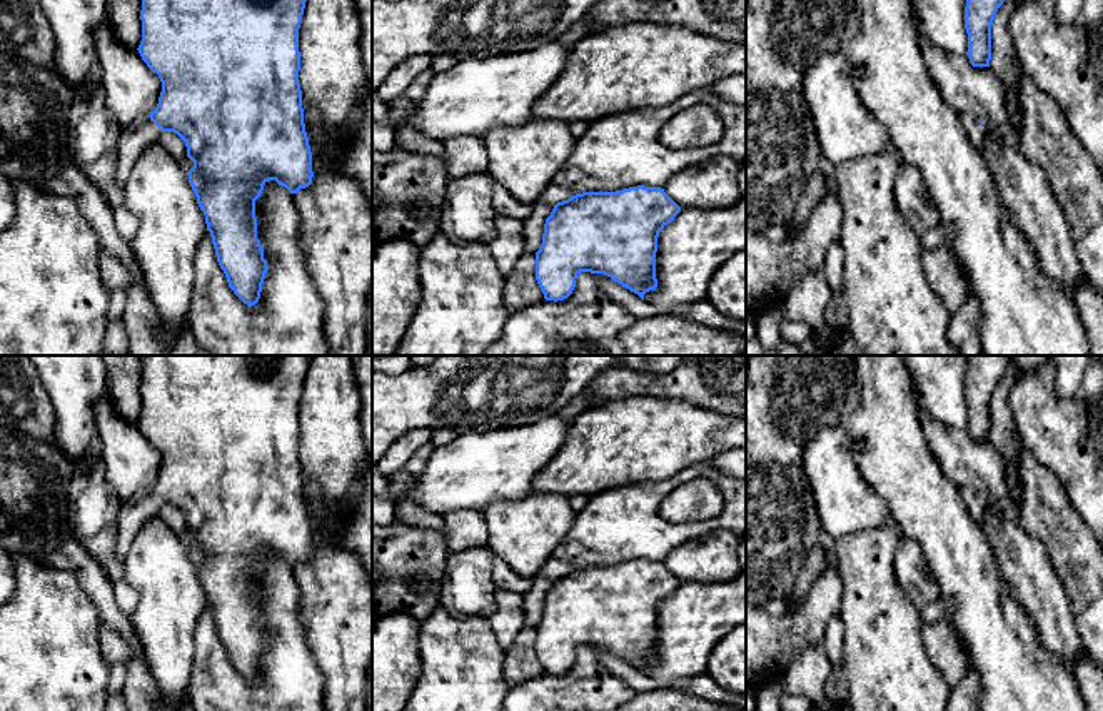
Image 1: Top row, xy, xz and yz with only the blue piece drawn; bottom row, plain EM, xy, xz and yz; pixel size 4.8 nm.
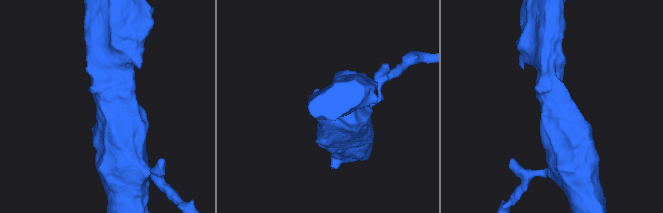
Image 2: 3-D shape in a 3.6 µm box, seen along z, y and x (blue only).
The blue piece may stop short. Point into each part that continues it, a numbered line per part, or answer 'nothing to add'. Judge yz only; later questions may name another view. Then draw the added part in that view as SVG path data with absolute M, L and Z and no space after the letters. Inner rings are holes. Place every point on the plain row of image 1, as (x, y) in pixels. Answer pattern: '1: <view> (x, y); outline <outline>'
1: yz (975, 504); outline M958 486L958 494L961 501L964 502L968 514L975 522L981 522L985 517L986 504L985 499L980 497L971 487L968 486Z

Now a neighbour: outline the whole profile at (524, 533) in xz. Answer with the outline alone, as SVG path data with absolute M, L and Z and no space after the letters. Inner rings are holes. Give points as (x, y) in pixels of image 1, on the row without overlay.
M559 494L496 501L481 514L489 527L487 547L521 577L541 574L576 519L569 499Z

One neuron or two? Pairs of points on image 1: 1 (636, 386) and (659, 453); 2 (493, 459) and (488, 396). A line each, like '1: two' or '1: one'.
1: two
2: two

